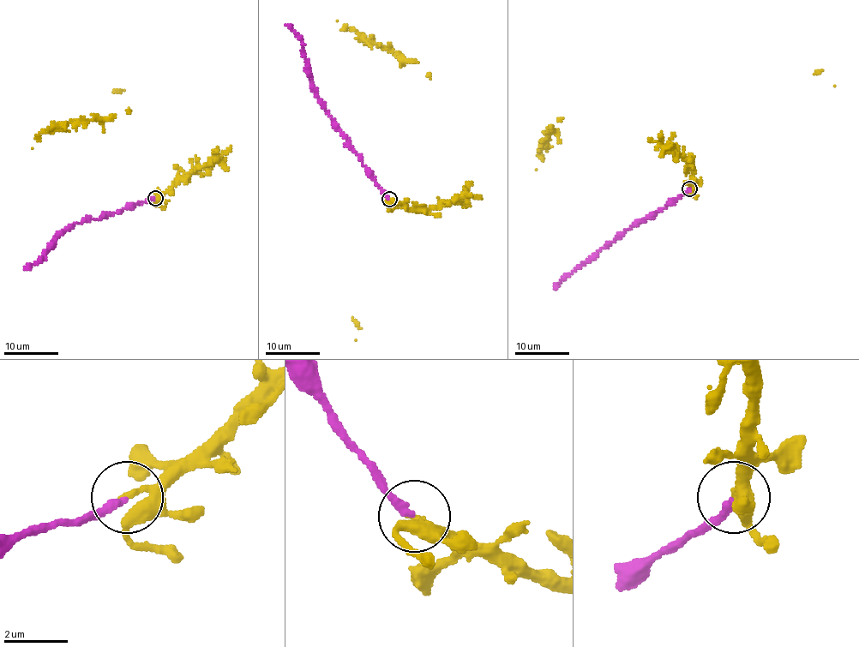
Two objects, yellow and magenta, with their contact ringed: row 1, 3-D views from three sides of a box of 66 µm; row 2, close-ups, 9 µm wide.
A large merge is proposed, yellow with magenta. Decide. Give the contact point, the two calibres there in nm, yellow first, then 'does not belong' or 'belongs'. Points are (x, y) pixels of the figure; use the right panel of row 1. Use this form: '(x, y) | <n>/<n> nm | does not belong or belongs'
(689, 188) | 320/240 nm | does not belong

